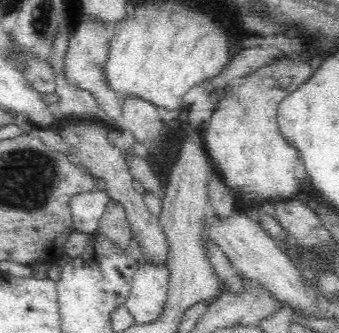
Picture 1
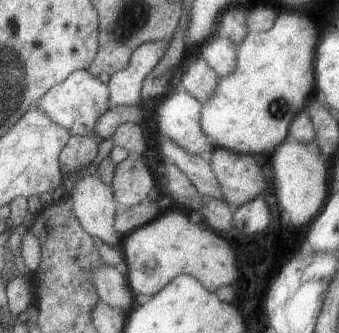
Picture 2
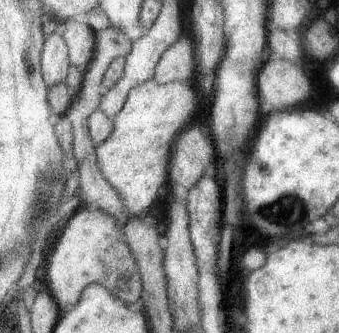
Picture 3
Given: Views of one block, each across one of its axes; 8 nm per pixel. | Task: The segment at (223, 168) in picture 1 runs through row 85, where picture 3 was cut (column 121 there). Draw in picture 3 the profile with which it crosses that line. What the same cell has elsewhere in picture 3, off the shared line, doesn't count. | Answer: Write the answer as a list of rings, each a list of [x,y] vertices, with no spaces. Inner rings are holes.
[[[79,208],[67,222],[61,224],[59,240],[55,242],[47,262],[47,282],[51,298],[59,308],[59,316],[69,312],[81,296],[81,290],[89,284],[105,286],[119,302],[133,304],[141,298],[141,276],[135,266],[135,258],[119,232],[115,218],[97,208]]]

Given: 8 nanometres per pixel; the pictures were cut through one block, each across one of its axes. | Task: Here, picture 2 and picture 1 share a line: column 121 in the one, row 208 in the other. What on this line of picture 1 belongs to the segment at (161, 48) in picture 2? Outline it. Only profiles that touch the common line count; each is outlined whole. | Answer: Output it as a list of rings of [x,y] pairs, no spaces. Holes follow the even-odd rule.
[[[94,190],[94,192],[86,192],[86,194],[78,194],[78,196],[72,196],[68,200],[68,206],[70,206],[70,212],[76,214],[78,218],[78,224],[84,232],[90,232],[94,234],[98,224],[100,224],[100,218],[104,216],[106,212],[106,206],[110,202],[110,196],[106,190]]]

